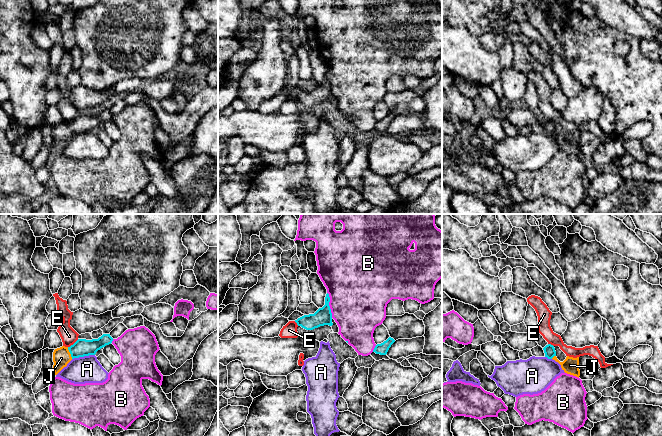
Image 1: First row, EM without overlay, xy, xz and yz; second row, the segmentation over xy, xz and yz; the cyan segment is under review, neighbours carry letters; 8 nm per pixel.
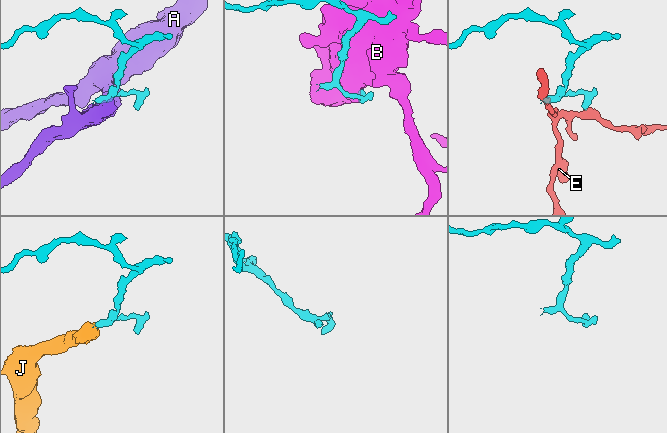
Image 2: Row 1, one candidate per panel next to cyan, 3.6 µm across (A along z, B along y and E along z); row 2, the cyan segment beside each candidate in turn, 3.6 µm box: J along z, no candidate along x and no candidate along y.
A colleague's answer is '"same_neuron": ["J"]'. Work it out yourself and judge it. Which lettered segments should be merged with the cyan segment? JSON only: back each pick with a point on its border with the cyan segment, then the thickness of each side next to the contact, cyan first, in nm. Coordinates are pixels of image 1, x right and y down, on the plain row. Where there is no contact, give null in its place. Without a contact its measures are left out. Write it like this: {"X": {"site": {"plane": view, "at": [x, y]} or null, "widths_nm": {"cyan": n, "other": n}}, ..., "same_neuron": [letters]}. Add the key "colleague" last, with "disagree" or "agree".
{"J": {"site": {"plane": "xy", "at": [70, 129]}, "widths_nm": {"cyan": 140, "other": 140}}, "same_neuron": ["J"], "colleague": "agree"}

